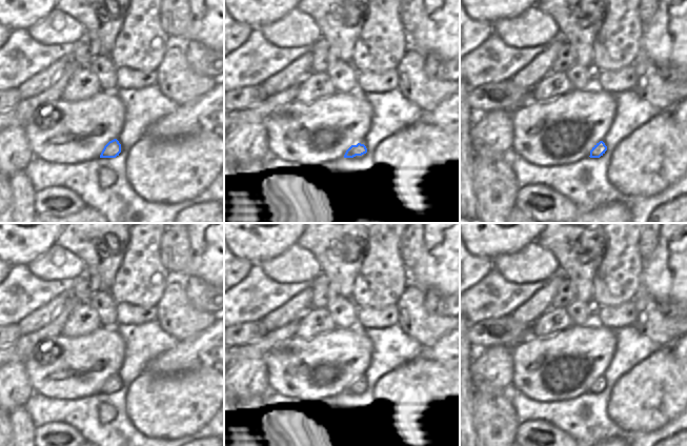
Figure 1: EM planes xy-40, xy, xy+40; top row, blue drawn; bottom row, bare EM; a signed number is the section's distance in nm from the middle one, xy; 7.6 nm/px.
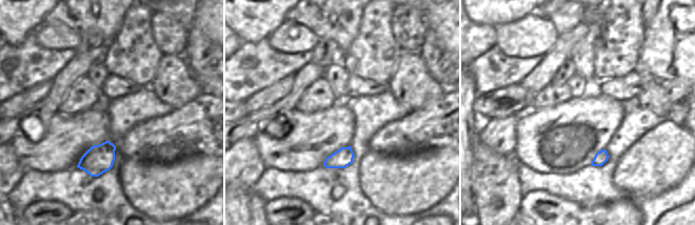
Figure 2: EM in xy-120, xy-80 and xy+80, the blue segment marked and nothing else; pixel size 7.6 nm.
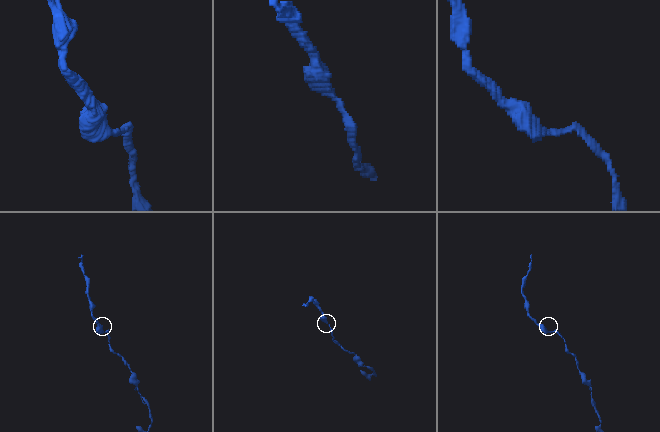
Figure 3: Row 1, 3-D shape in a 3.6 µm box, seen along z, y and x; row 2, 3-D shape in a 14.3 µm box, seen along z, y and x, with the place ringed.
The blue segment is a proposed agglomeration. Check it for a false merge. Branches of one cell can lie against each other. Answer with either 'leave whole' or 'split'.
leave whole

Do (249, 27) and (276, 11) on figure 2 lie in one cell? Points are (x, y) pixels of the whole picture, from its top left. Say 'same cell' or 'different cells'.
same cell

